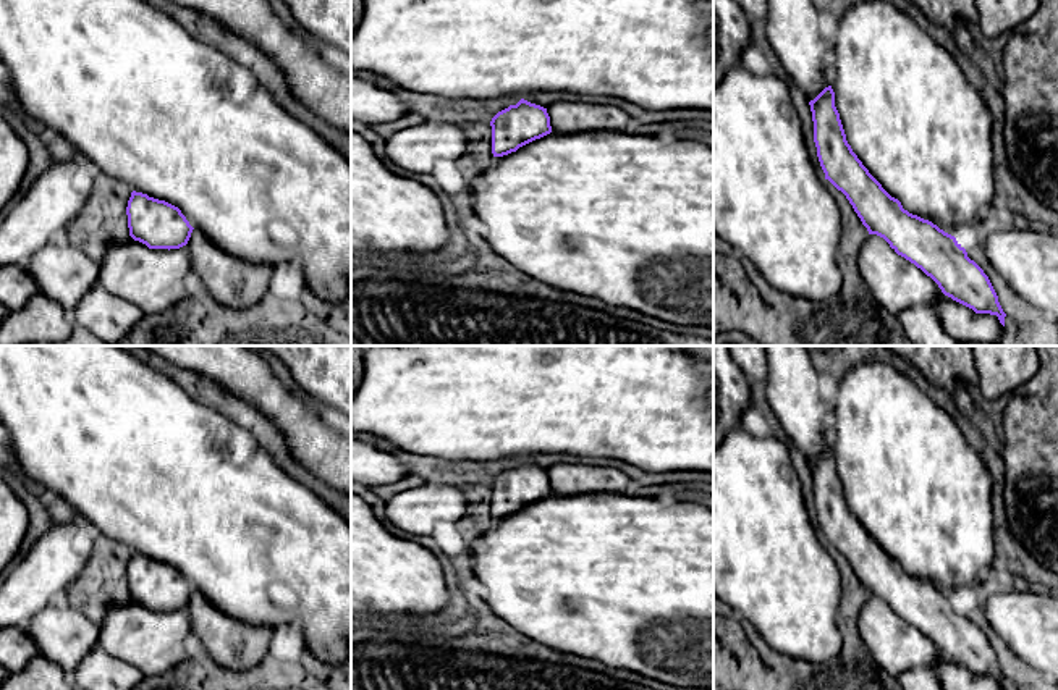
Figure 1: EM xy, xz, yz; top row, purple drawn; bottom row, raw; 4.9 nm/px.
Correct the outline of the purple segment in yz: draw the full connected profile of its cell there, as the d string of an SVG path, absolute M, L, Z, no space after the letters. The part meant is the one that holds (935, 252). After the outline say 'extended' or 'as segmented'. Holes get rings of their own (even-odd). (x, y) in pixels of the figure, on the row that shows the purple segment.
M832 86L809 105L825 179L846 196L869 234L883 238L898 255L930 276L945 296L975 313L997 315L1005 326L1006 313L988 276L967 257L956 238L904 210L853 152L835 107Z; as segmented

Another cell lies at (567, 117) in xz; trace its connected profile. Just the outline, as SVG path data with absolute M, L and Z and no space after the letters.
M555 102L547 108L552 131L576 134L587 131L624 131L629 116L613 105Z

